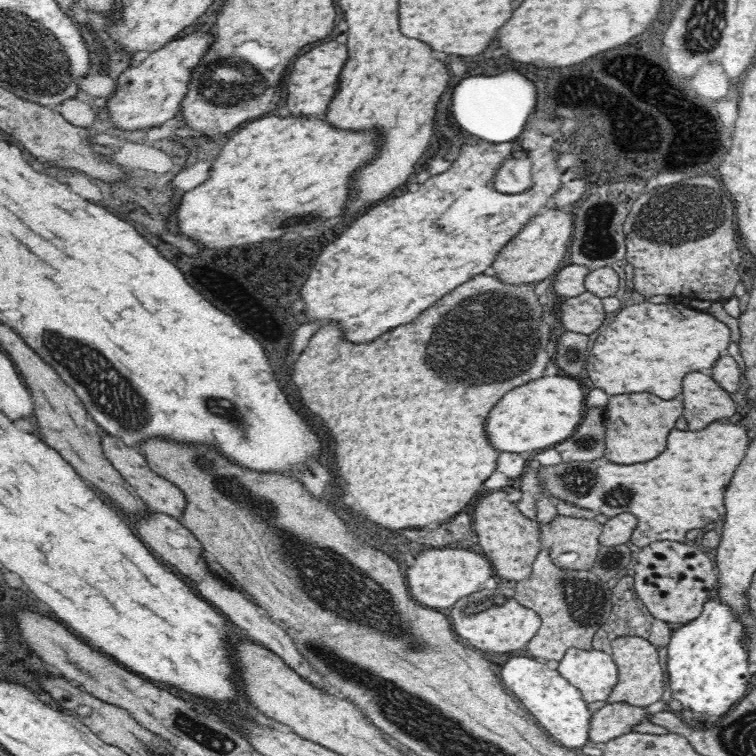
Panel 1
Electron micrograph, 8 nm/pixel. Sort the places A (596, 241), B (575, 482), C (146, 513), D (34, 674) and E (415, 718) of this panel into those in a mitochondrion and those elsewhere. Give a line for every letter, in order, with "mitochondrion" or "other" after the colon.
A: mitochondrion
B: mitochondrion
C: other
D: other
E: mitochondrion

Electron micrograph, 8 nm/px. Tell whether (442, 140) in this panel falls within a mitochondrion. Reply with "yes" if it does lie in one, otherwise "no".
no

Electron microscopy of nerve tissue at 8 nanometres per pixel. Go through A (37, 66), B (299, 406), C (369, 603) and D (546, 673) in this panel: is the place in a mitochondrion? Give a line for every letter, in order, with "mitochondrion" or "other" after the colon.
A: mitochondrion
B: other
C: mitochondrion
D: other

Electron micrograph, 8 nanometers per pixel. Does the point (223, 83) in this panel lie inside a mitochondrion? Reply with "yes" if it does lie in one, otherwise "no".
yes

